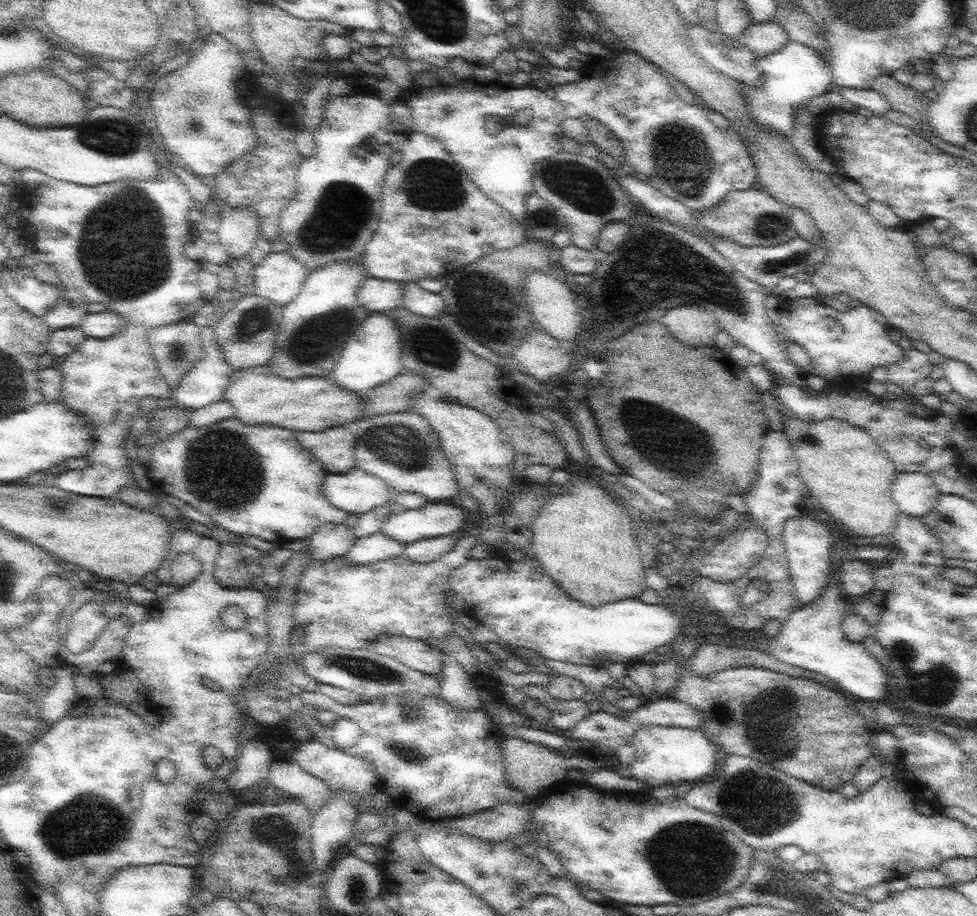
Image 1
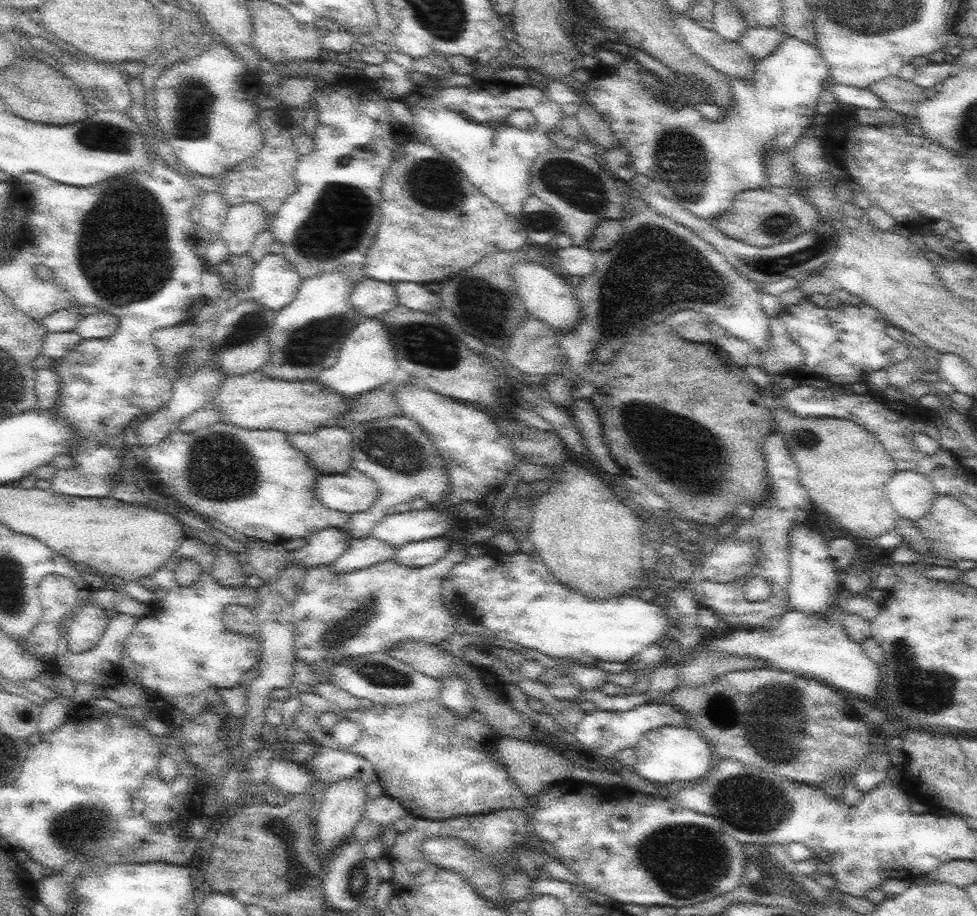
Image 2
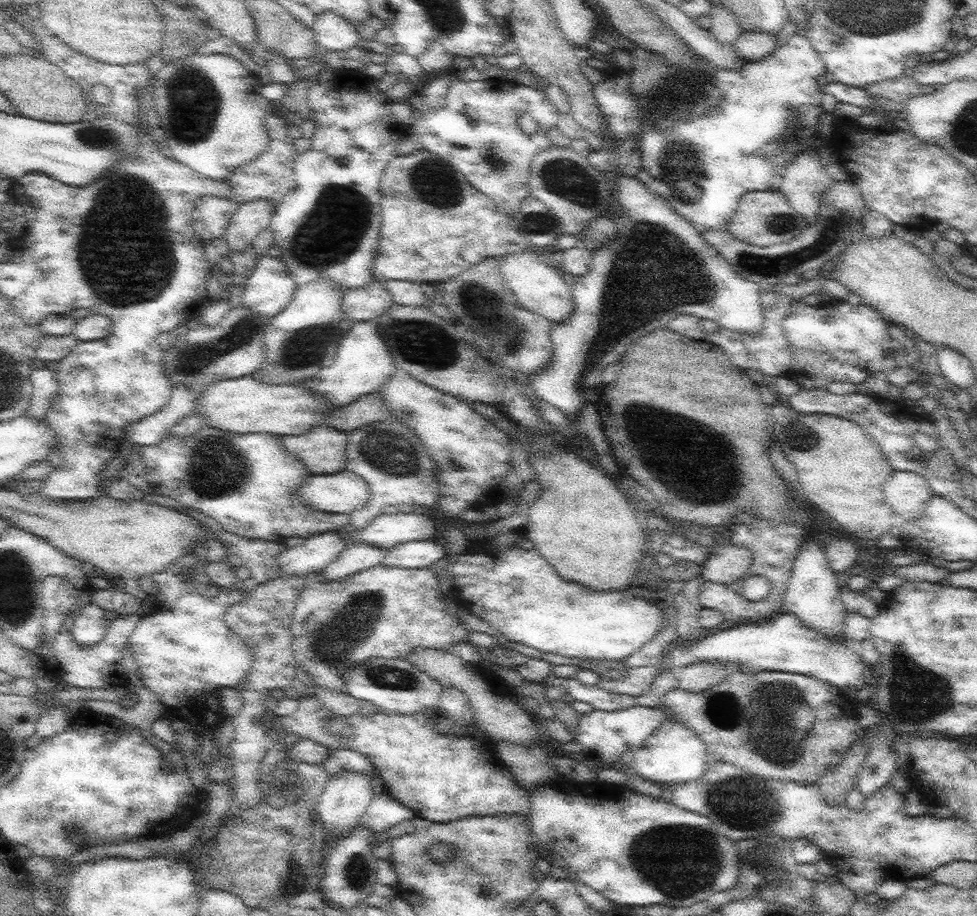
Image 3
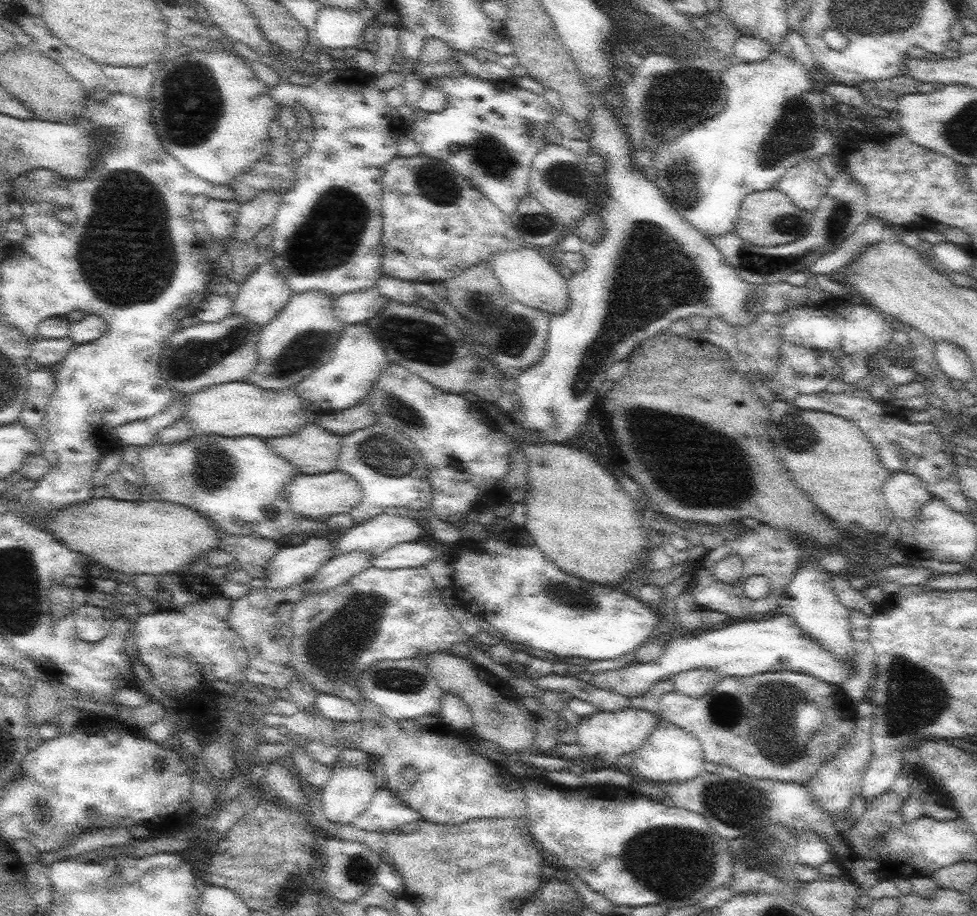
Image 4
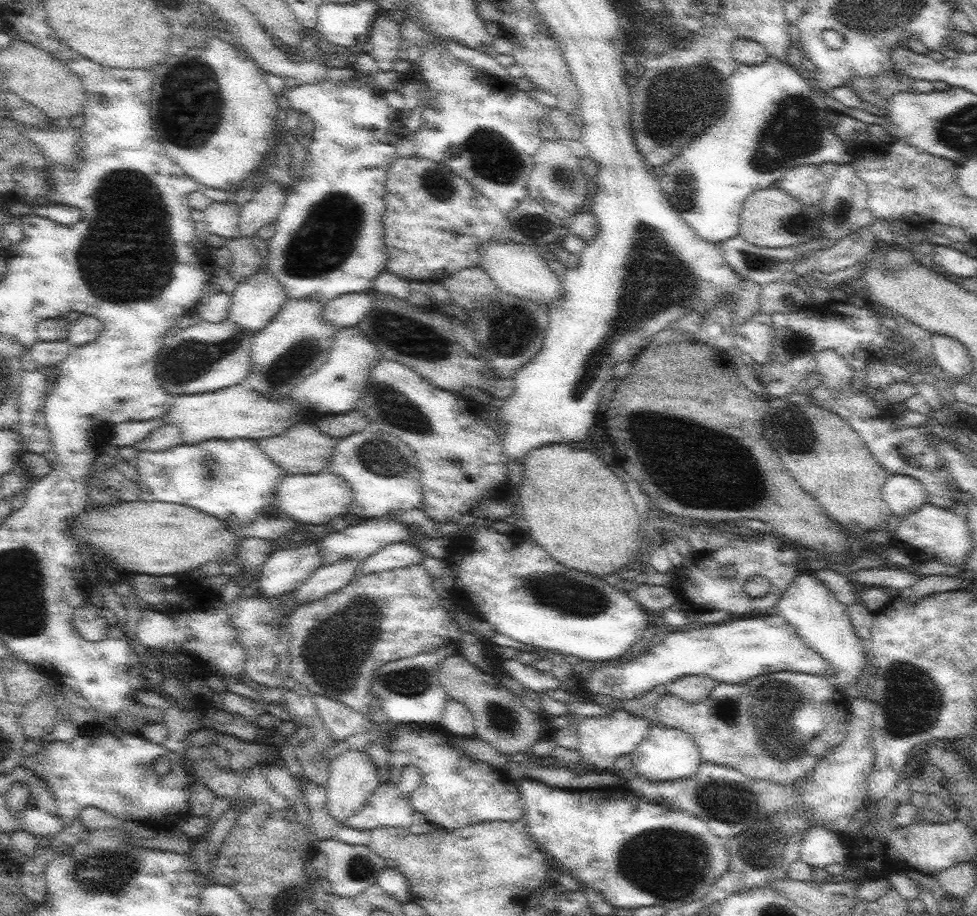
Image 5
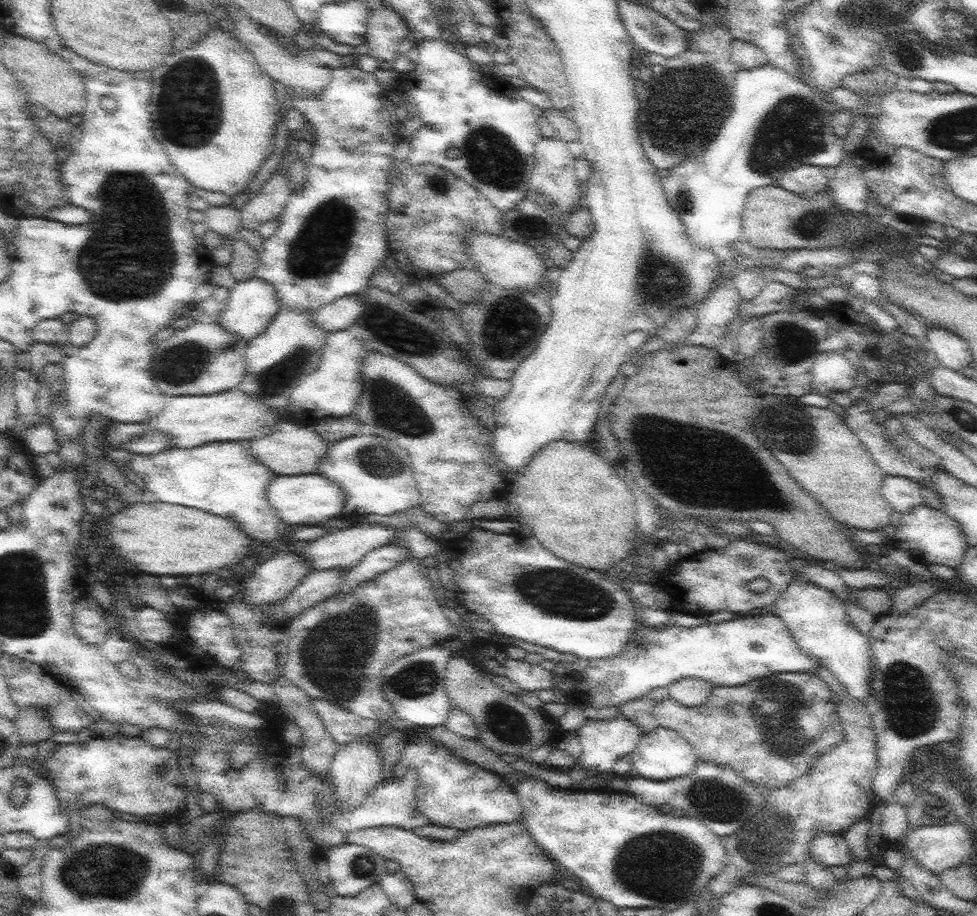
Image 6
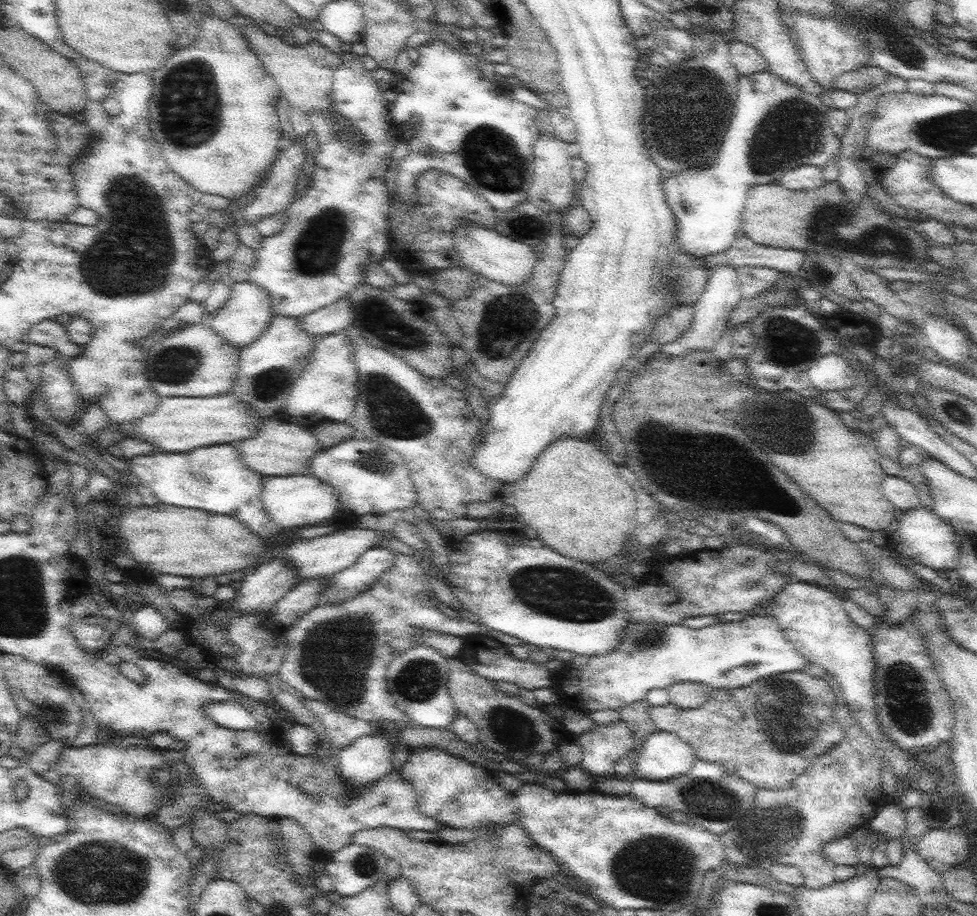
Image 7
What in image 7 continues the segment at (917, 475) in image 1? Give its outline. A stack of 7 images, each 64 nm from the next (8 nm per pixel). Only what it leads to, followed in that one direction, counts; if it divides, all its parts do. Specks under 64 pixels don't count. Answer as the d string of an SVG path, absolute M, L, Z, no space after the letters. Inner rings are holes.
M887 476L883 480L883 496L895 510L901 512L909 512L921 506L919 490L911 482L899 476Z

